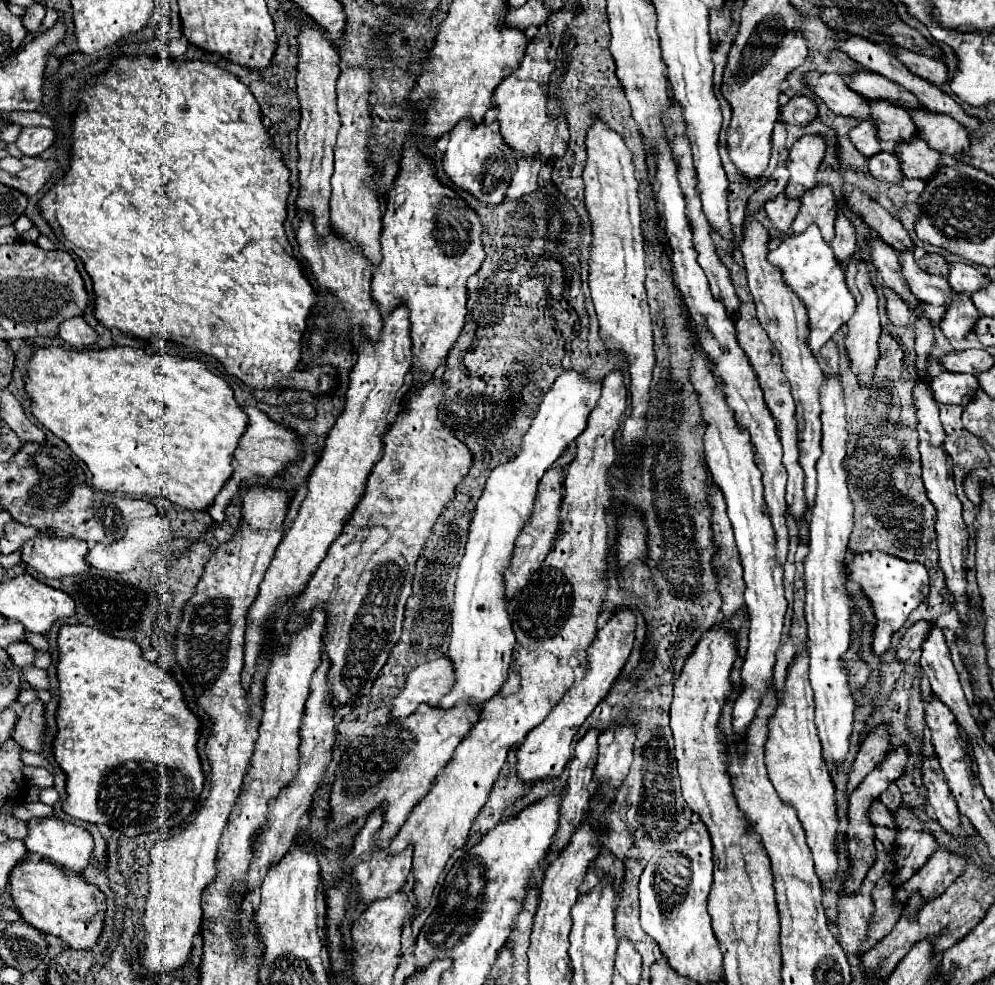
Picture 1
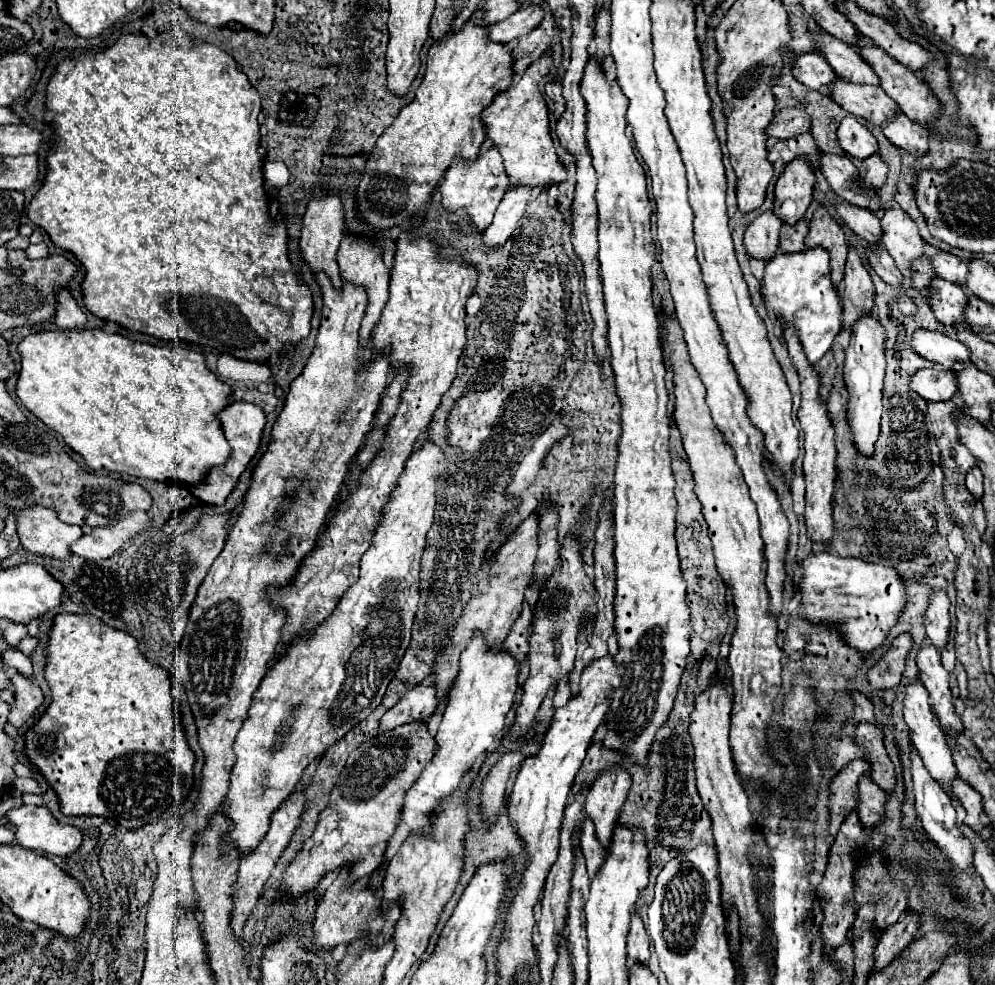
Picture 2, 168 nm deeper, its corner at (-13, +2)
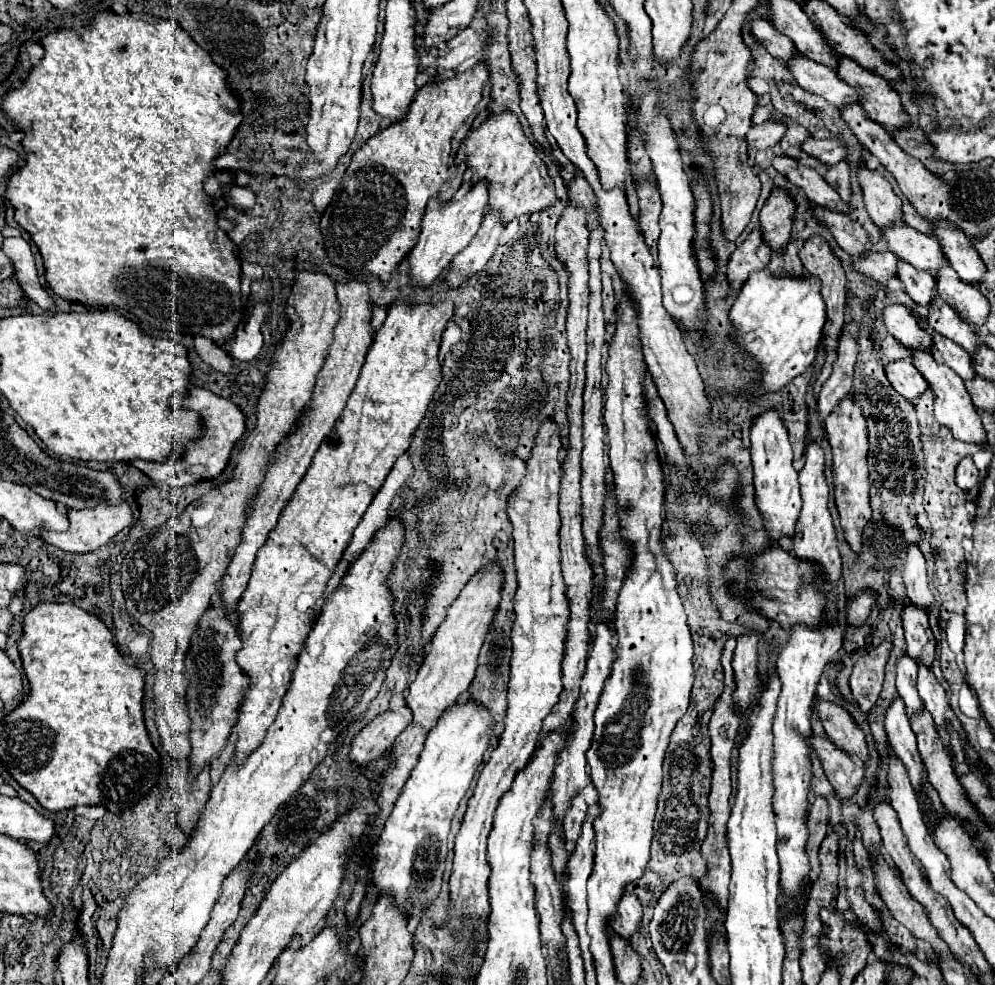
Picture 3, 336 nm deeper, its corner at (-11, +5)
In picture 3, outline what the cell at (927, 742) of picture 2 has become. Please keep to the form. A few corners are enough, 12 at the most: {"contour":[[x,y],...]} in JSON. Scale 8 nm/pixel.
{"contour":[[908,654],[896,662],[896,690],[910,714],[924,708],[914,690],[918,664]]}

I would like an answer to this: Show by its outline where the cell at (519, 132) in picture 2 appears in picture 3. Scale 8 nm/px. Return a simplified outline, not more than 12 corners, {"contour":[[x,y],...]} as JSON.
{"contour":[[512,112],[456,154],[502,224],[544,212],[554,184]]}

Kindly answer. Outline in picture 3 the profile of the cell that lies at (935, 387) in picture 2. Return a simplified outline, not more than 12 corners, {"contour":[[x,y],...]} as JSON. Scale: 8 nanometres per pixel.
{"contour":[[910,360],[884,366],[892,388],[906,400],[928,388]]}

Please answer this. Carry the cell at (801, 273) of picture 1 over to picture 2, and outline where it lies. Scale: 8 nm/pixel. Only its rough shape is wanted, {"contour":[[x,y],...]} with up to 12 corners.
{"contour":[[824,247],[774,255],[762,297],[810,363],[842,331]]}

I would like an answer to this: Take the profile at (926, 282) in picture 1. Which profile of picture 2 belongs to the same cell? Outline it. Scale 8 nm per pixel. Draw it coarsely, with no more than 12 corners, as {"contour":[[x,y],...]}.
{"contour":[[902,209],[882,217],[882,243],[904,277],[926,241]]}

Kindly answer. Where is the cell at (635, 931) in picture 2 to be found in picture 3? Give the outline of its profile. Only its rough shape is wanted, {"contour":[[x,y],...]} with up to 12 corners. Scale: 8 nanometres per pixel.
{"contour":[[624,892],[608,924],[630,938],[642,918],[638,898]]}

